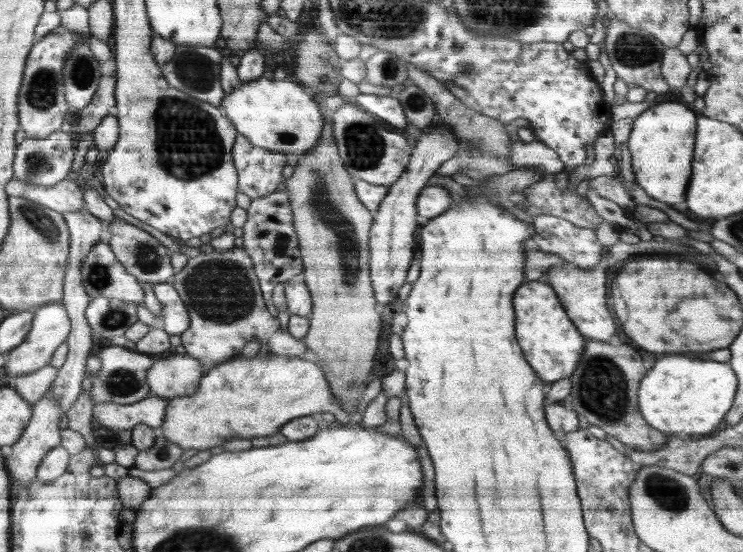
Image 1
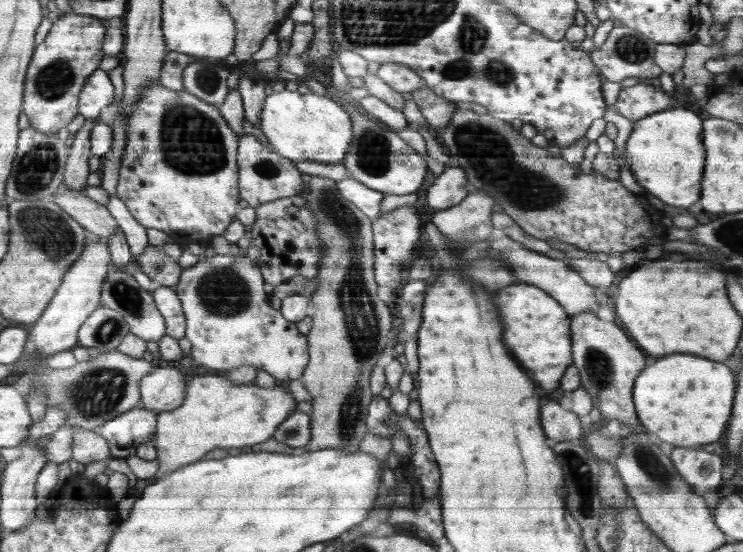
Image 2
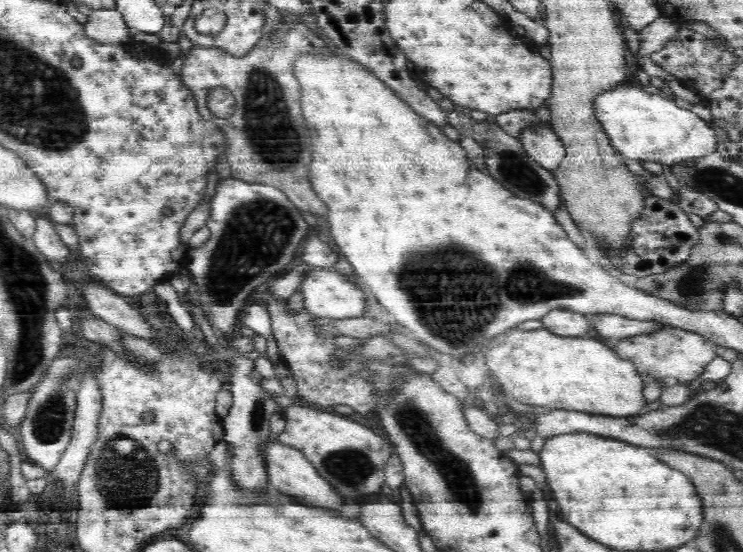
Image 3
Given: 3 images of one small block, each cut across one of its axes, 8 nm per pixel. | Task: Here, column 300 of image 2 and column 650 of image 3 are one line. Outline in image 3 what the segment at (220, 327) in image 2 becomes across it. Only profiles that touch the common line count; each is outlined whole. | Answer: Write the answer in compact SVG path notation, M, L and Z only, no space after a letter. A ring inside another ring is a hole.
M664 326L642 334L626 337L614 347L620 357L629 359L643 376L676 378L678 383L689 384L701 376L714 358L717 358L716 345L701 334L682 330L678 327Z

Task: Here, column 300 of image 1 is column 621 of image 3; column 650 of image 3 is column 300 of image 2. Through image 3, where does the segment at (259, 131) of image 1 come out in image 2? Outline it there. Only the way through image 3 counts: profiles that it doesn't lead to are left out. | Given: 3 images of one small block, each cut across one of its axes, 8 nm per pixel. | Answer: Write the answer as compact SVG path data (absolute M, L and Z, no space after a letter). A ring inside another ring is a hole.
M277 87L266 96L260 113L260 127L270 148L290 161L304 160L324 164L342 163L350 149L352 122L350 116L334 101L314 93L299 94Z

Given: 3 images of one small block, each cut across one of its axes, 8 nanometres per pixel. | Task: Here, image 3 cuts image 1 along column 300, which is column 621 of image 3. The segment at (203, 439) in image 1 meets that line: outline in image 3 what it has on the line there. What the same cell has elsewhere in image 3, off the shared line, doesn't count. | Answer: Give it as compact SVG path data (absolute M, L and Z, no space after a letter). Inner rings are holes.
M546 328L516 329L493 339L481 352L489 371L502 385L502 392L522 404L606 417L632 417L648 403L642 395L644 378L635 365L594 338L558 336Z

